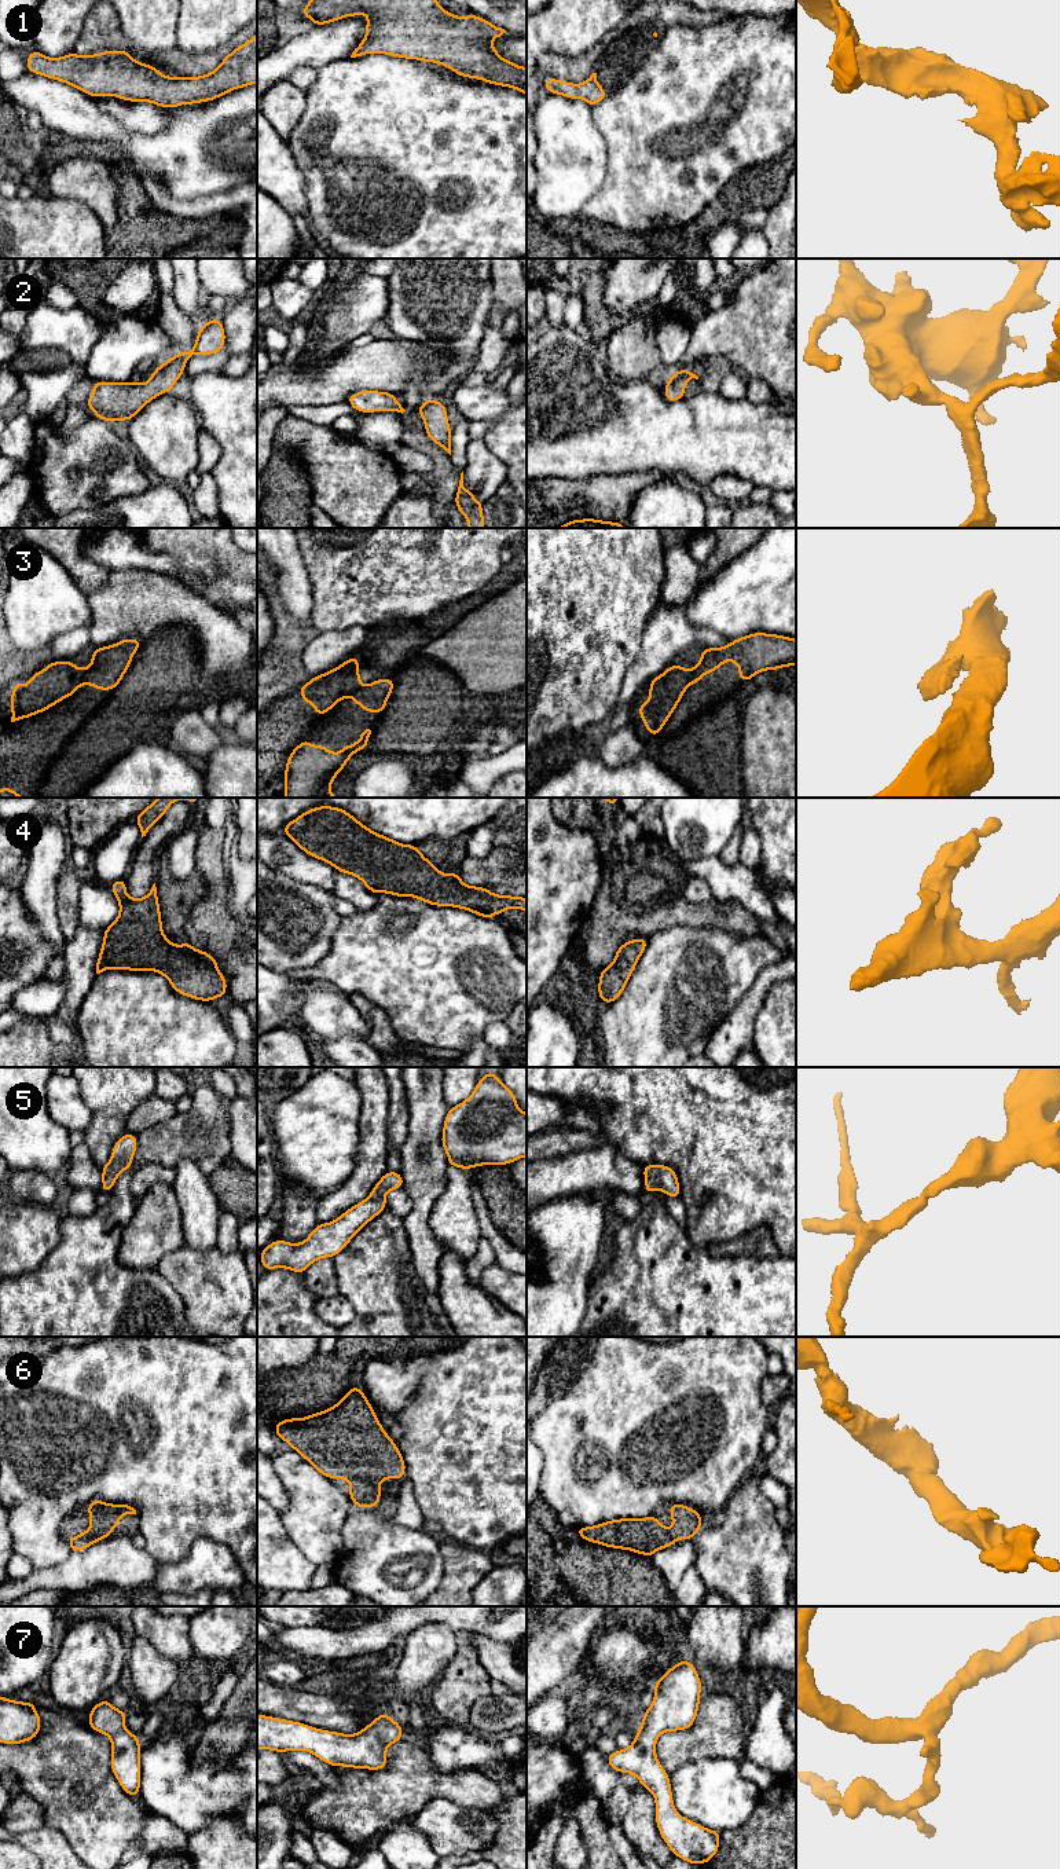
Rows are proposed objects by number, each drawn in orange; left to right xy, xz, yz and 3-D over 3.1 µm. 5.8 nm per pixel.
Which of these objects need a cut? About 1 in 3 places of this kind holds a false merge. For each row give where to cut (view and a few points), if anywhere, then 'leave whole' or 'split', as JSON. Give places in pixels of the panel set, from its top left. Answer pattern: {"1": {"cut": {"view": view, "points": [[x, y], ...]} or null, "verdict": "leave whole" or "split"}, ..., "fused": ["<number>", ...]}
{"1": {"cut": null, "verdict": "leave whole"}, "2": {"cut": null, "verdict": "leave whole"}, "3": {"cut": {"view": "yz", "points": [[688, 669], [689, 684]]}, "verdict": "split"}, "4": {"cut": null, "verdict": "leave whole"}, "5": {"cut": null, "verdict": "leave whole"}, "6": {"cut": null, "verdict": "leave whole"}, "7": {"cut": null, "verdict": "leave whole"}, "fused": ["3"]}

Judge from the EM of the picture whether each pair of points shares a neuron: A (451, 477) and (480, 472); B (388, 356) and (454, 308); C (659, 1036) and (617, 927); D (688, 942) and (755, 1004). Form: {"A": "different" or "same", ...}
{"A": "different", "B": "different", "C": "different", "D": "different"}

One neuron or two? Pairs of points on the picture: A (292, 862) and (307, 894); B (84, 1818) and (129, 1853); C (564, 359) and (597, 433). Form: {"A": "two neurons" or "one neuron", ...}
{"A": "two neurons", "B": "two neurons", "C": "one neuron"}

